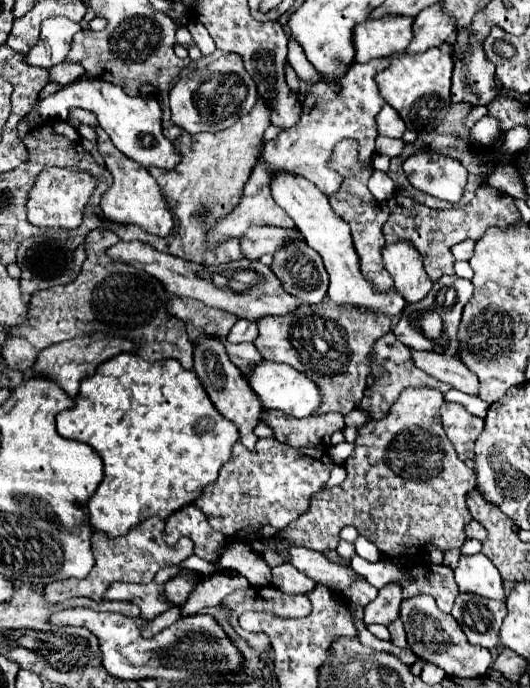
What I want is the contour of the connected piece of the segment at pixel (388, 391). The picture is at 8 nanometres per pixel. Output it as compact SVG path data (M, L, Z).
M387 333L385 337L381 337L377 341L373 355L377 357L377 361L373 361L373 373L369 373L365 395L363 395L363 401L359 403L361 409L369 409L369 413L373 413L373 419L385 417L389 413L391 405L399 399L401 391L407 387L429 387L429 389L437 389L441 393L447 393L451 389L451 385L445 385L445 383L433 379L431 375L425 375L421 369L417 369L411 361L409 349L405 345L401 345L401 341L397 341L397 337L393 333Z

